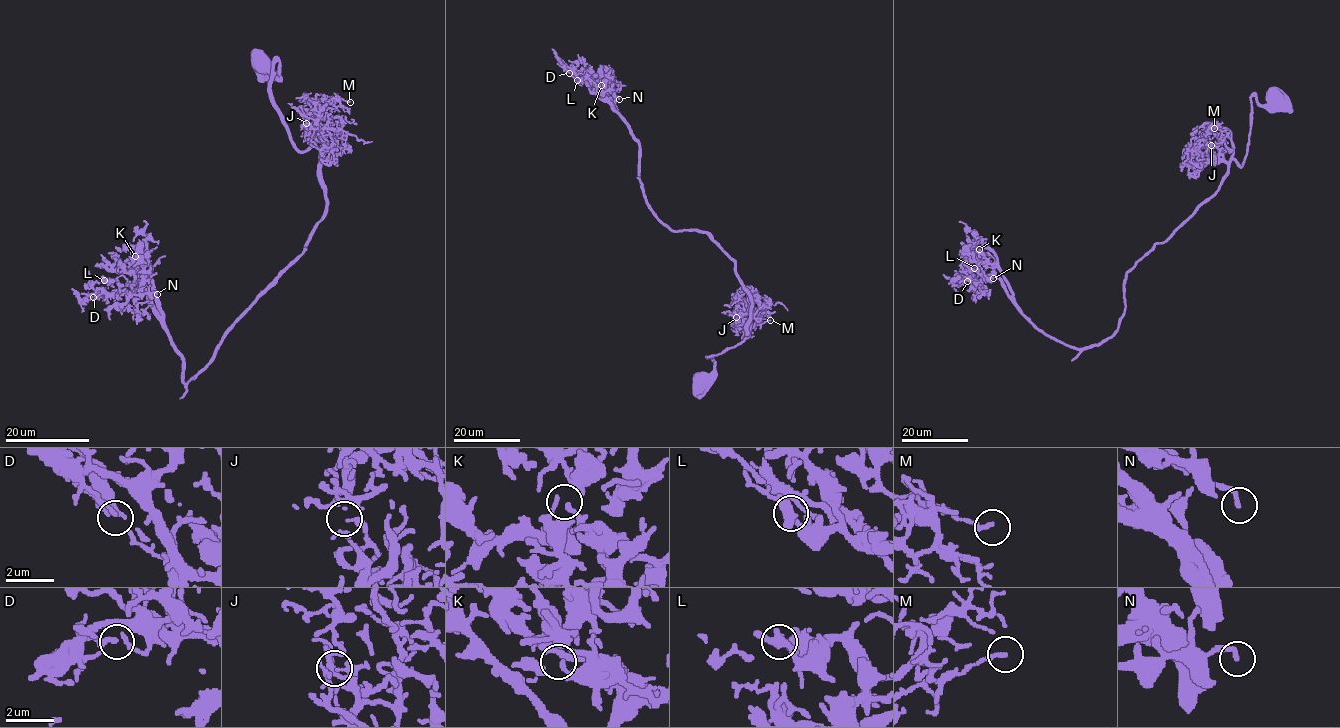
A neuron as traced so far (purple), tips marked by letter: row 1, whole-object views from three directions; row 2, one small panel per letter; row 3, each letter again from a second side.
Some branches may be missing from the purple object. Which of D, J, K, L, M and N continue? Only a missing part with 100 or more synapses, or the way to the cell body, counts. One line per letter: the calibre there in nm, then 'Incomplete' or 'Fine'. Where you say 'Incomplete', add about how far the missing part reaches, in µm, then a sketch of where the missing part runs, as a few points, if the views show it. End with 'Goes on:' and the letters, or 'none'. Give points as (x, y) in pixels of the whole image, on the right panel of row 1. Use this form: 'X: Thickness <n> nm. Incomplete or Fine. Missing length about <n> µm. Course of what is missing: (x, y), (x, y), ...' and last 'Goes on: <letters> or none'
D: Thickness 180 nm. Fine
J: Thickness 200 nm. Fine
K: Thickness 130 nm. Fine
L: Thickness 300 nm. Fine
M: Thickness 180 nm. Fine
N: Thickness 170 nm. Fine
Goes on: none

